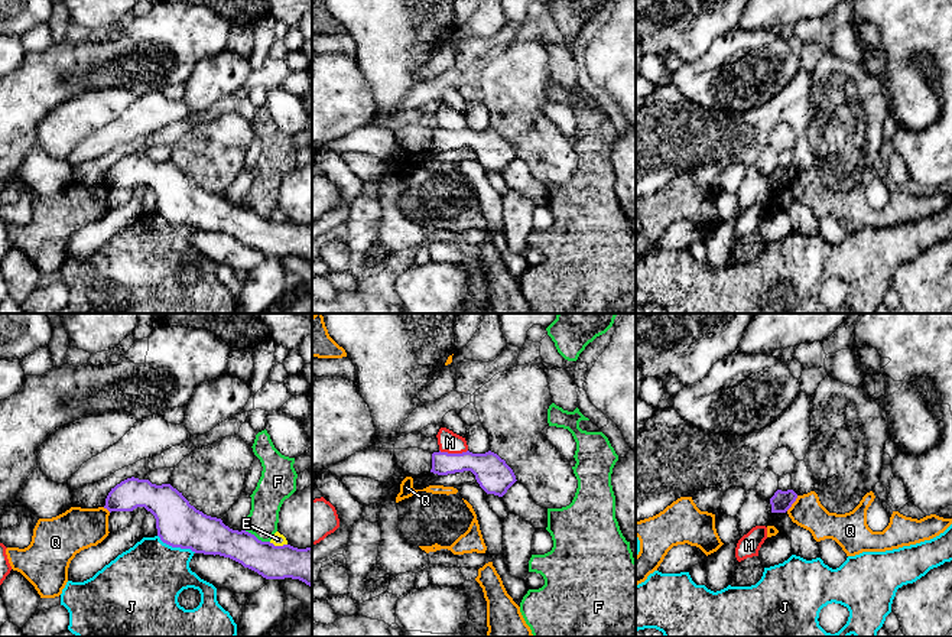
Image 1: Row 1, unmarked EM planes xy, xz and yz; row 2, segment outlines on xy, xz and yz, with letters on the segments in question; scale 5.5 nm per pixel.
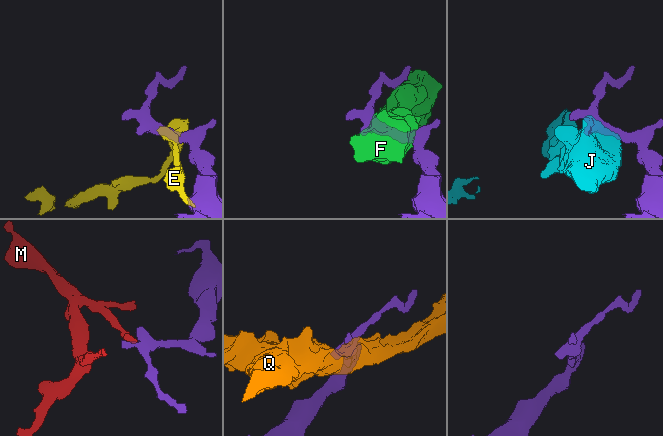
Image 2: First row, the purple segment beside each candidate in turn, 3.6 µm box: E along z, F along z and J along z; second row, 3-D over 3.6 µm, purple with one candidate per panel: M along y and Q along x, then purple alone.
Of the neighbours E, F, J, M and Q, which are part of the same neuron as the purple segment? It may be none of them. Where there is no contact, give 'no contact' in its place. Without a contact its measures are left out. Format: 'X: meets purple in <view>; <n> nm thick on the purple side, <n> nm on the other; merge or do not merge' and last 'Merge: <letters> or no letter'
E: meets purple in xy; 200 nm thick on the purple side, 70 nm on the other; do not merge
F: meets purple in xy; 200 nm thick on the purple side, 180 nm on the other; do not merge
J: meets purple in xy; 260 nm thick on the purple side, 400 nm on the other; do not merge
M: meets purple in xz; 190 nm thick on the purple side, 120 nm on the other; do not merge
Q: meets purple in yz; 110 nm thick on the purple side, 180 nm on the other; do not merge
Merge: no letter

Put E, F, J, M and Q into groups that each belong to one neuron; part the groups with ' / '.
E / F / J / M / Q

